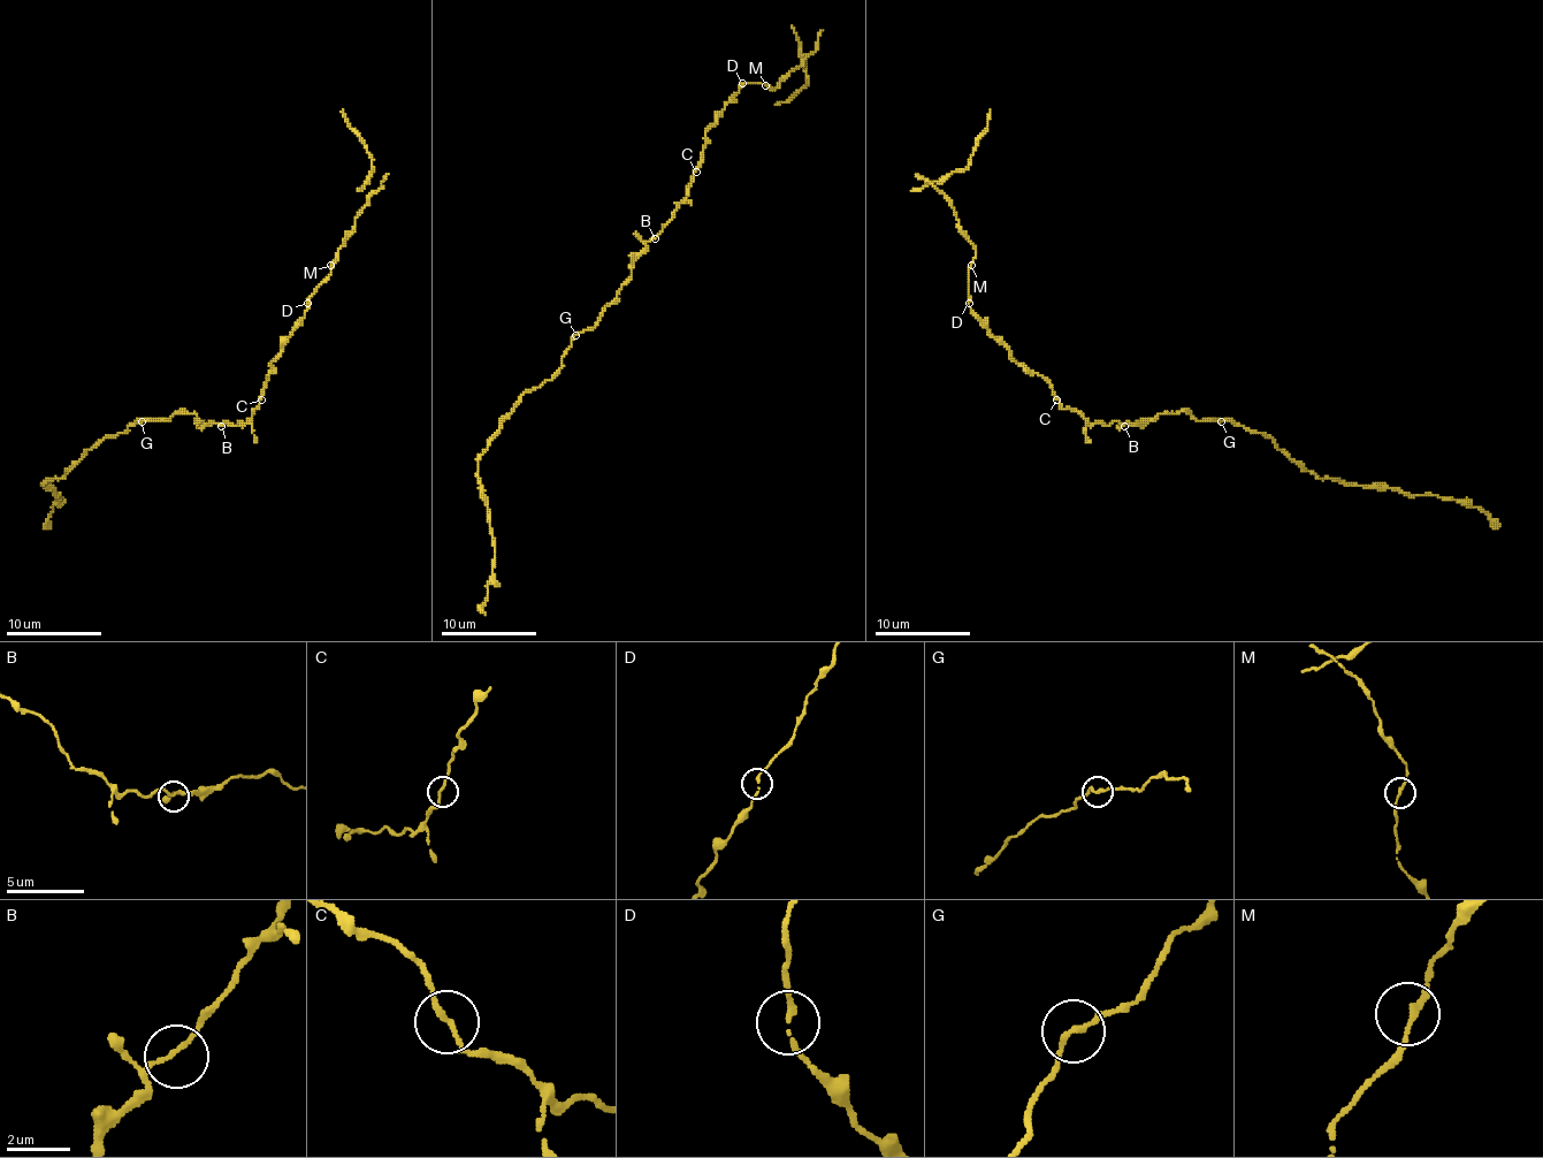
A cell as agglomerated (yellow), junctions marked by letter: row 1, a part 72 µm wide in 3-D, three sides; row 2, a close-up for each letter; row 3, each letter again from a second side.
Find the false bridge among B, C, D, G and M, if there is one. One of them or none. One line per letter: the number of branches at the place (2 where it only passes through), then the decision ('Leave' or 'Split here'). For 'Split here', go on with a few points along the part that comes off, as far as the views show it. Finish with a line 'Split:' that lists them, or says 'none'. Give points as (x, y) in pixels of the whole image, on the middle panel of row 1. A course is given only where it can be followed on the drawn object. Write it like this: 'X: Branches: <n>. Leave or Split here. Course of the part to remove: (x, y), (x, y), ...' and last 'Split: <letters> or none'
B: Branches: 2. Leave
C: Branches: 2. Leave
D: Branches: 2. Leave
G: Branches: 2. Leave
M: Branches: 2. Leave
Split: none

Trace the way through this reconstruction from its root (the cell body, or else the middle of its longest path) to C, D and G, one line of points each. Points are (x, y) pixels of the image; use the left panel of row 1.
C: (221, 424), (245, 424), (261, 400)
D: (221, 424), (245, 424), (259, 406), (270, 363), (279, 356), (281, 344), (305, 315), (307, 303)
G: (221, 424), (201, 424), (197, 413), (182, 411), (168, 420), (142, 420)

